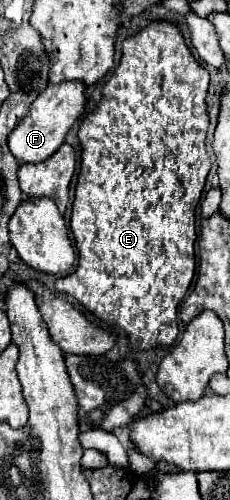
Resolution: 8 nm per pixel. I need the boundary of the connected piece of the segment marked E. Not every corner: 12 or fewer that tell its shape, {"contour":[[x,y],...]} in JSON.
{"contour":[[172,21],[82,119],[78,269],[134,349],[196,273],[210,75]]}

